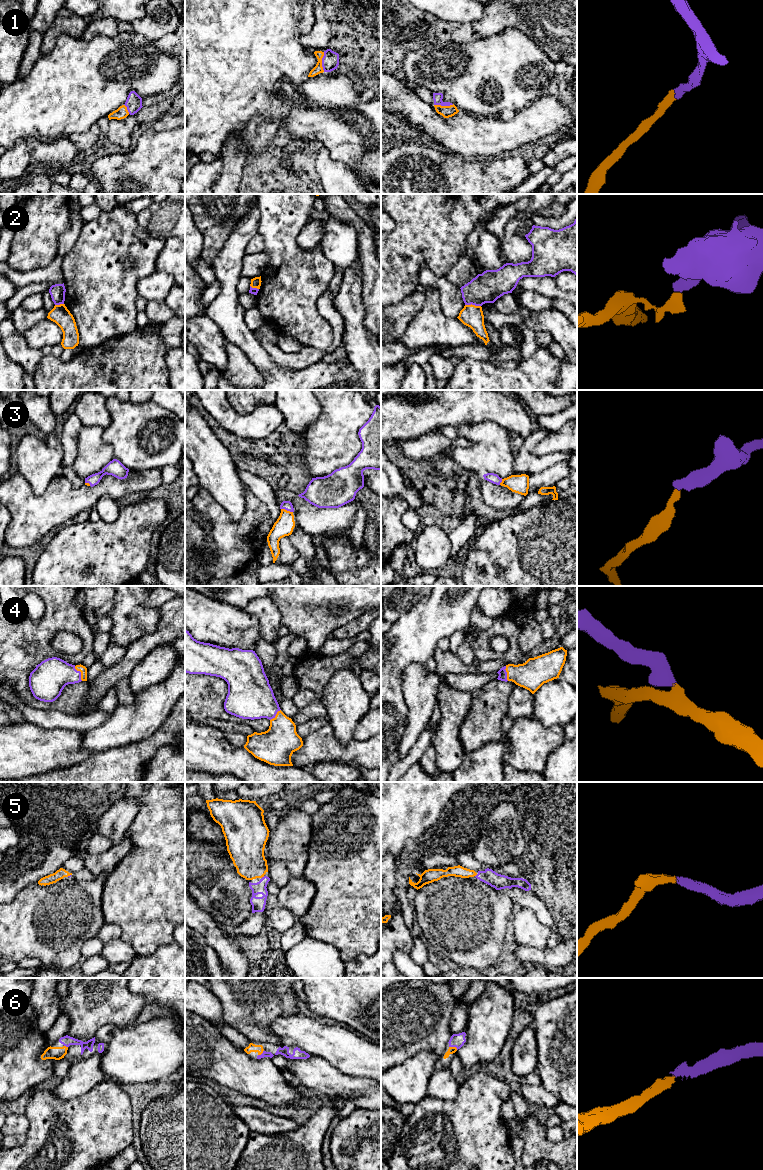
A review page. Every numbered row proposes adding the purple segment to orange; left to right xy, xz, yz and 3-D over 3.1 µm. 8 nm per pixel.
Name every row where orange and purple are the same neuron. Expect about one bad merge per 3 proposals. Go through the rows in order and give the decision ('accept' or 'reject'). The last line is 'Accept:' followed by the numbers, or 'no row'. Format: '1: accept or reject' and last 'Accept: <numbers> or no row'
1: accept
2: reject
3: accept
4: accept
5: accept
6: accept
Accept: 1, 3, 4, 5, 6

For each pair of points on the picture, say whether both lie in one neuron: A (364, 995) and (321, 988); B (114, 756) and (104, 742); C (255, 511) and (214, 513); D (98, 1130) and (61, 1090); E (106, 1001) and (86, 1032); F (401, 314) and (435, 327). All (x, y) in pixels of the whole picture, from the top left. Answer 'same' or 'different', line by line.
A: same
B: different
C: same
D: different
E: same
F: different

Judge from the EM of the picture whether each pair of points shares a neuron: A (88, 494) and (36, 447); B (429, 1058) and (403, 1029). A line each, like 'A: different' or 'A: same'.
A: different
B: different

